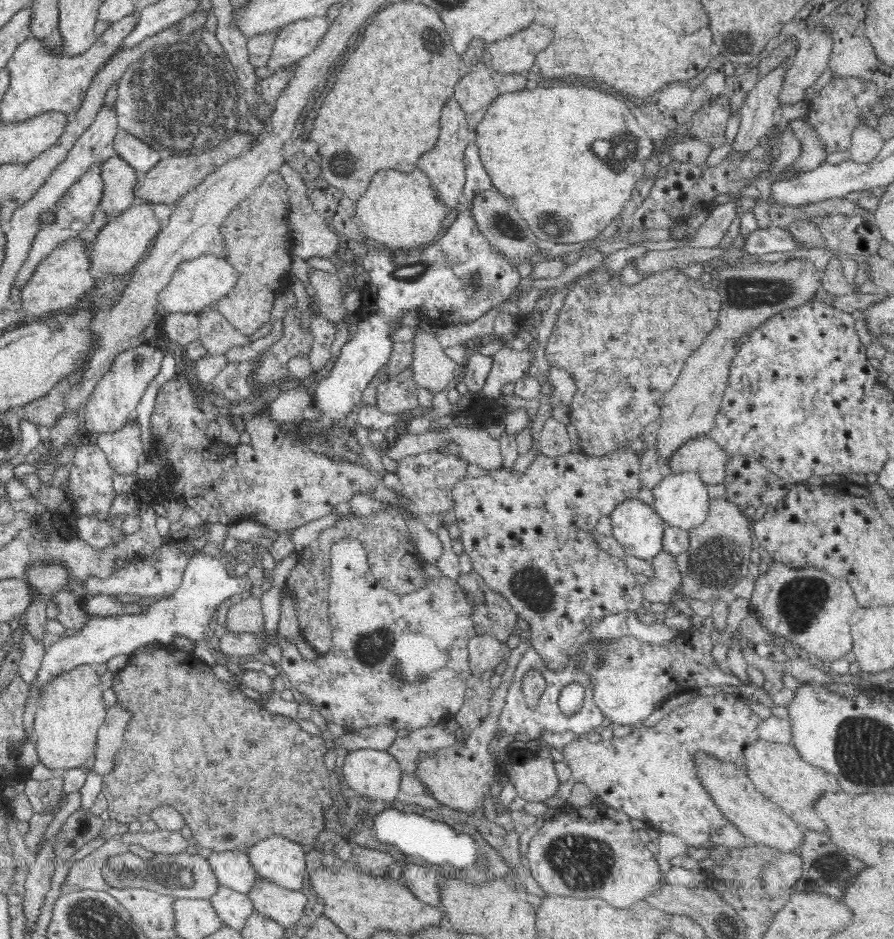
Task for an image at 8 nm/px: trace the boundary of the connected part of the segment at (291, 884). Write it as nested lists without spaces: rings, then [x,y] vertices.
[[[273,834],[251,846],[247,855],[257,876],[290,890],[302,890],[305,854],[297,840]]]

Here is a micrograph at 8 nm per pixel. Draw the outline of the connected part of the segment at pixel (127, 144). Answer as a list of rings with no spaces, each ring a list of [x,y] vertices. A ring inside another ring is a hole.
[[[122,129],[114,136],[113,145],[115,154],[136,170],[148,171],[163,157],[159,151]]]

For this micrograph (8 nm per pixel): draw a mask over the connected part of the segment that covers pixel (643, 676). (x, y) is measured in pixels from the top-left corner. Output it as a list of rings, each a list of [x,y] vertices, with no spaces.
[[[692,627],[681,632],[672,640],[672,644],[666,646],[642,644],[636,638],[595,640],[583,635],[576,648],[582,655],[578,667],[589,672],[594,684],[593,701],[606,721],[611,725],[617,723],[636,726],[638,720],[647,719],[662,700],[680,690],[741,684],[732,674],[724,674],[716,667],[712,655],[713,646],[713,635]]]

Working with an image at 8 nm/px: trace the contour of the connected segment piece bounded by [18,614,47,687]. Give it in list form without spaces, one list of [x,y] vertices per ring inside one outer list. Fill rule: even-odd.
[[[25,614],[20,615],[18,622],[19,625],[22,626],[22,643],[24,645],[22,658],[18,665],[18,673],[28,686],[31,687],[36,680],[37,672],[45,654],[47,642],[39,641],[28,634]]]

